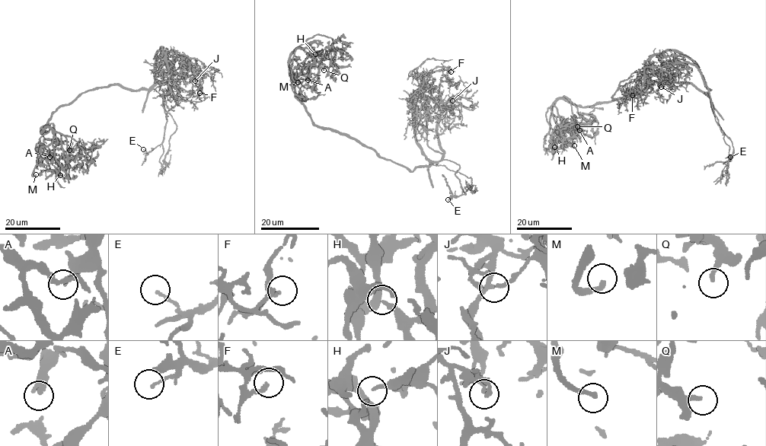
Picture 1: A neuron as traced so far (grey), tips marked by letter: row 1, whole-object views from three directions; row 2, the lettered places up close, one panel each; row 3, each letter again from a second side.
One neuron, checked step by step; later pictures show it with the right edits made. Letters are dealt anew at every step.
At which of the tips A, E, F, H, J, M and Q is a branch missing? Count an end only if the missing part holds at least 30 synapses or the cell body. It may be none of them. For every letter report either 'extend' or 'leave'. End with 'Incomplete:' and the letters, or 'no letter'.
A: leave
E: extend
F: leave
H: leave
J: leave
M: extend
Q: extend
Incomplete: E, M, Q

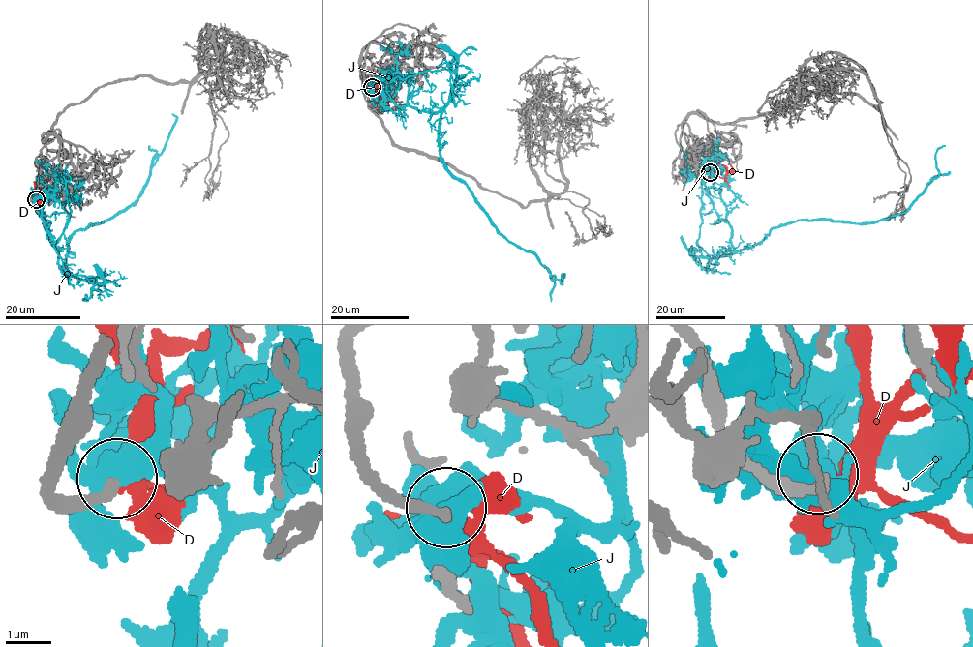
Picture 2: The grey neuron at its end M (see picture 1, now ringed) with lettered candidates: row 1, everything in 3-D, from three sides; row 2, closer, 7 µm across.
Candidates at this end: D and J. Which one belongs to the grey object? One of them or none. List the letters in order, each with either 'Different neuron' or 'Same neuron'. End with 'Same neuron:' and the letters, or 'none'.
D: Same neuron
J: Different neuron
Same neuron: D

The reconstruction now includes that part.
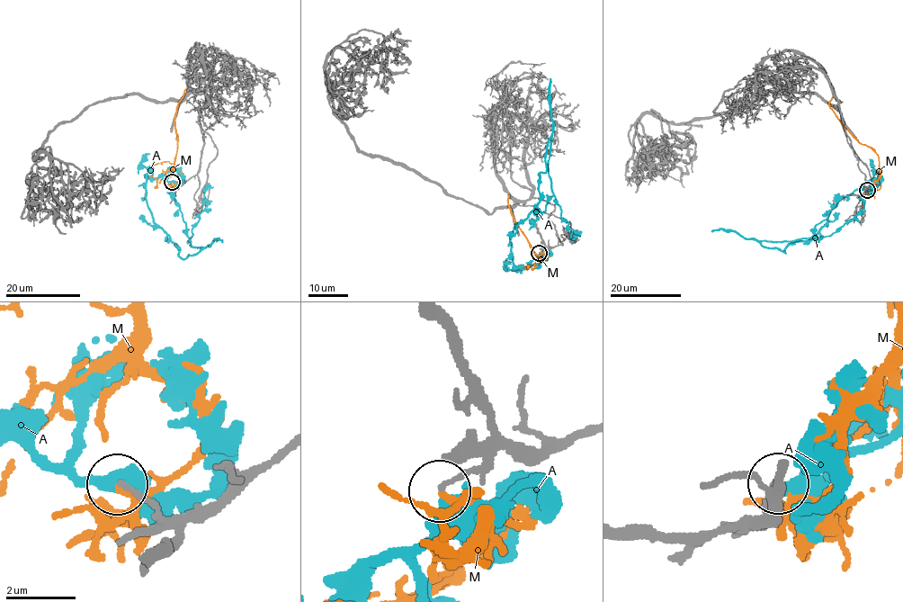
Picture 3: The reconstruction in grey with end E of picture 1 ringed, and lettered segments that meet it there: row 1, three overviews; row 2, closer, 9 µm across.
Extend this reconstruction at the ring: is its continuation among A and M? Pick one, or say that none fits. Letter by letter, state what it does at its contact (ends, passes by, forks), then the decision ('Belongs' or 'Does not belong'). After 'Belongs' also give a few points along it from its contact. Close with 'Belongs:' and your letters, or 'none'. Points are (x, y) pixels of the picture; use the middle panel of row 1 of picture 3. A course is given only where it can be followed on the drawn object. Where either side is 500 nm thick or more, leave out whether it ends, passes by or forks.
A: It passes by. Does not belong
M: It passes by. Belongs. Its course: (539, 253), (549, 256), (538, 261), (512, 216), (507, 201), (511, 196)
Belongs: M

